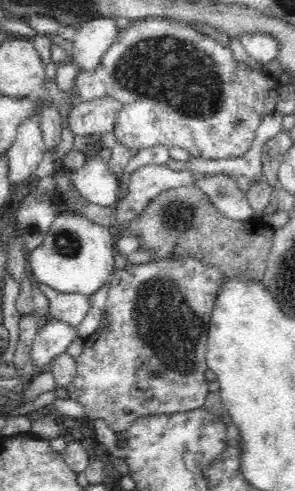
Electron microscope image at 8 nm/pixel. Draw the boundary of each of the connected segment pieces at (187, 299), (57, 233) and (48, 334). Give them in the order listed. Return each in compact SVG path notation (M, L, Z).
M185 256L181 258L165 257L151 259L138 264L129 262L124 269L116 271L109 280L109 290L107 301L104 307L103 319L90 337L84 343L83 352L76 358L77 376L72 380L68 388L68 399L80 402L85 409L85 416L89 419L98 421L104 420L111 428L116 431L126 430L132 425L137 417L145 414L163 413L177 414L180 412L190 412L193 409L205 407L206 397L209 393L209 382L206 381L207 366L207 342L212 310L215 307L216 296L222 290L222 286L227 282L228 276L219 267L211 265L198 257Z
M58 213L42 244L28 253L31 277L37 284L46 284L58 292L89 297L108 282L114 270L114 256L118 252L115 243L114 228L100 226L80 213Z
M52 319L42 322L36 338L31 343L30 357L32 365L39 370L49 368L49 365L66 352L72 341L78 338L77 327Z

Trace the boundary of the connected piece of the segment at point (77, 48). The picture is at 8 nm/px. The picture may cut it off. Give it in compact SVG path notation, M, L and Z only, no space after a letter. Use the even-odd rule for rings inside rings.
M114 17L95 18L76 29L71 56L78 64L79 74L97 69L119 30Z

